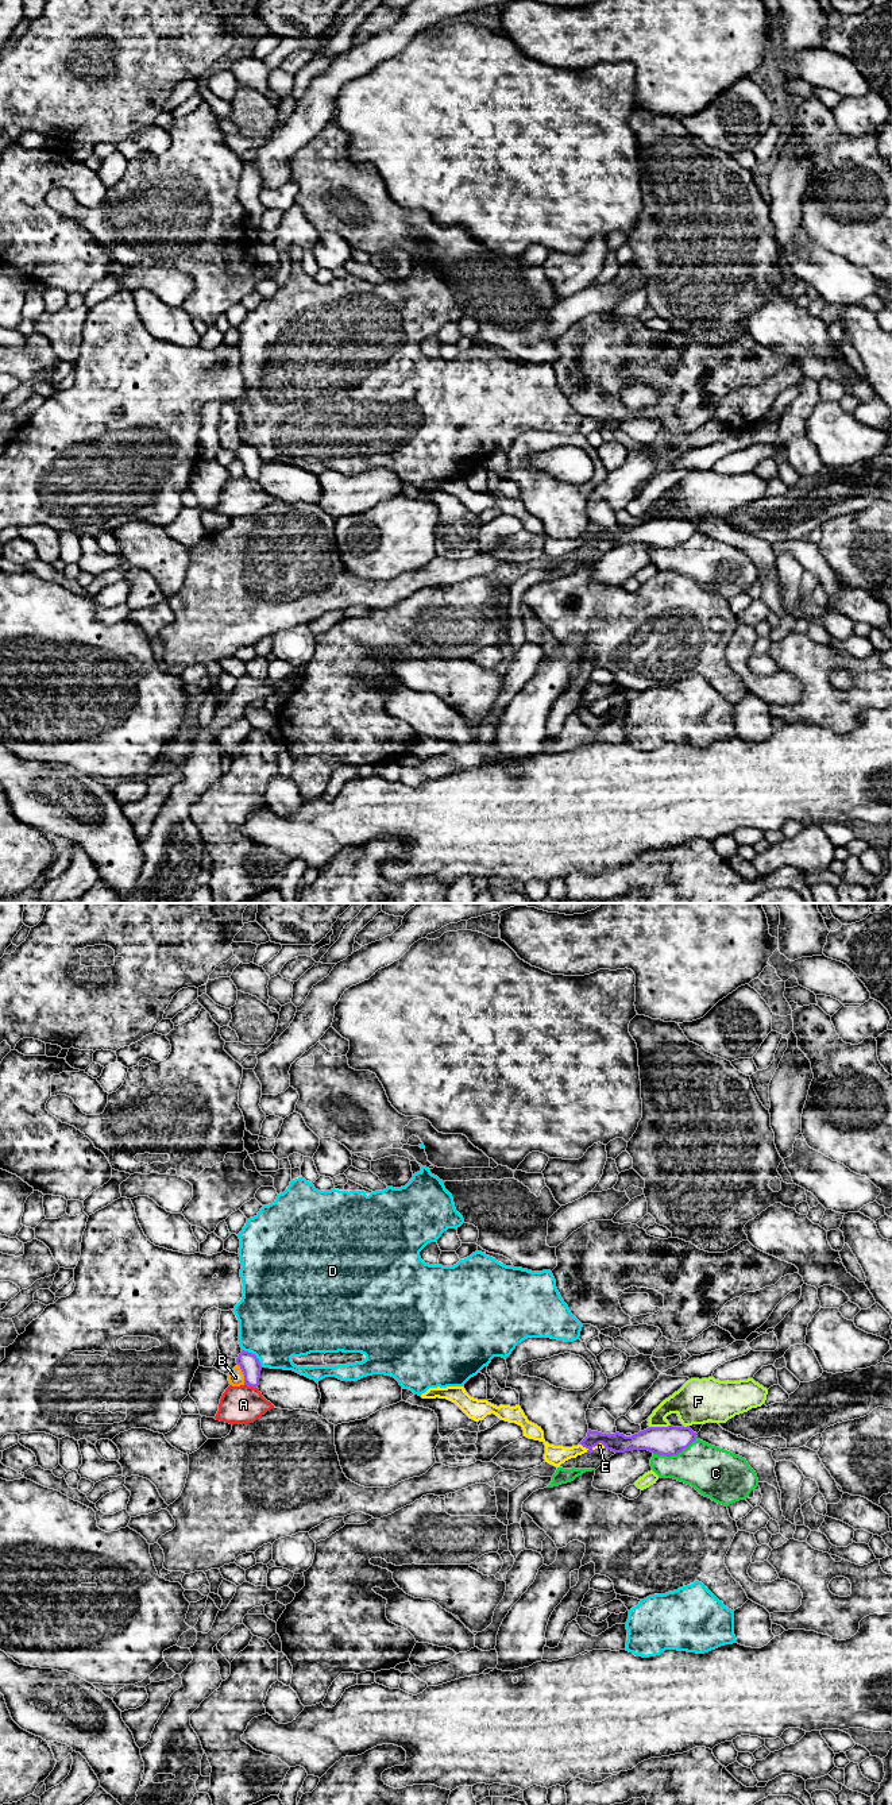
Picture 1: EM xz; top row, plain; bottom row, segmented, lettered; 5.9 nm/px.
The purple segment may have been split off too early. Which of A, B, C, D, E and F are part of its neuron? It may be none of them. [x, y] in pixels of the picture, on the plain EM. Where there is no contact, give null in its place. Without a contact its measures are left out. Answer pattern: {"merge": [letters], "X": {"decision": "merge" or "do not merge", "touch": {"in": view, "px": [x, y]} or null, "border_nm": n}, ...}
{"merge": [], "A": {"decision": "do not merge", "touch": {"in": "xz", "px": [250, 478]}, "border_nm": 80}, "B": {"decision": "do not merge", "touch": {"in": "xz", "px": [243, 466]}, "border_nm": 130}, "C": {"decision": "do not merge", "touch": {"in": "xz", "px": [675, 547]}, "border_nm": 280}, "D": {"decision": "do not merge", "touch": {"in": "xz", "px": [254, 447]}, "border_nm": 170}, "E": {"decision": "do not merge", "touch": {"in": "xz", "px": [584, 539]}, "border_nm": 70}, "F": {"decision": "do not merge", "touch": {"in": "xz", "px": [659, 520]}, "border_nm": 130}}

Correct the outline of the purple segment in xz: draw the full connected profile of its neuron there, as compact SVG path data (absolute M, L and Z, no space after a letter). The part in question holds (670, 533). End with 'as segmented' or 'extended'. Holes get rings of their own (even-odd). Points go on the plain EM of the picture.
M649 520L632 529L623 527L602 527L588 522L587 529L580 535L587 545L594 545L601 541L596 539L602 536L605 541L614 545L625 545L630 543L648 543L657 548L677 548L687 541L696 532L696 525L690 520Z | as segmented

